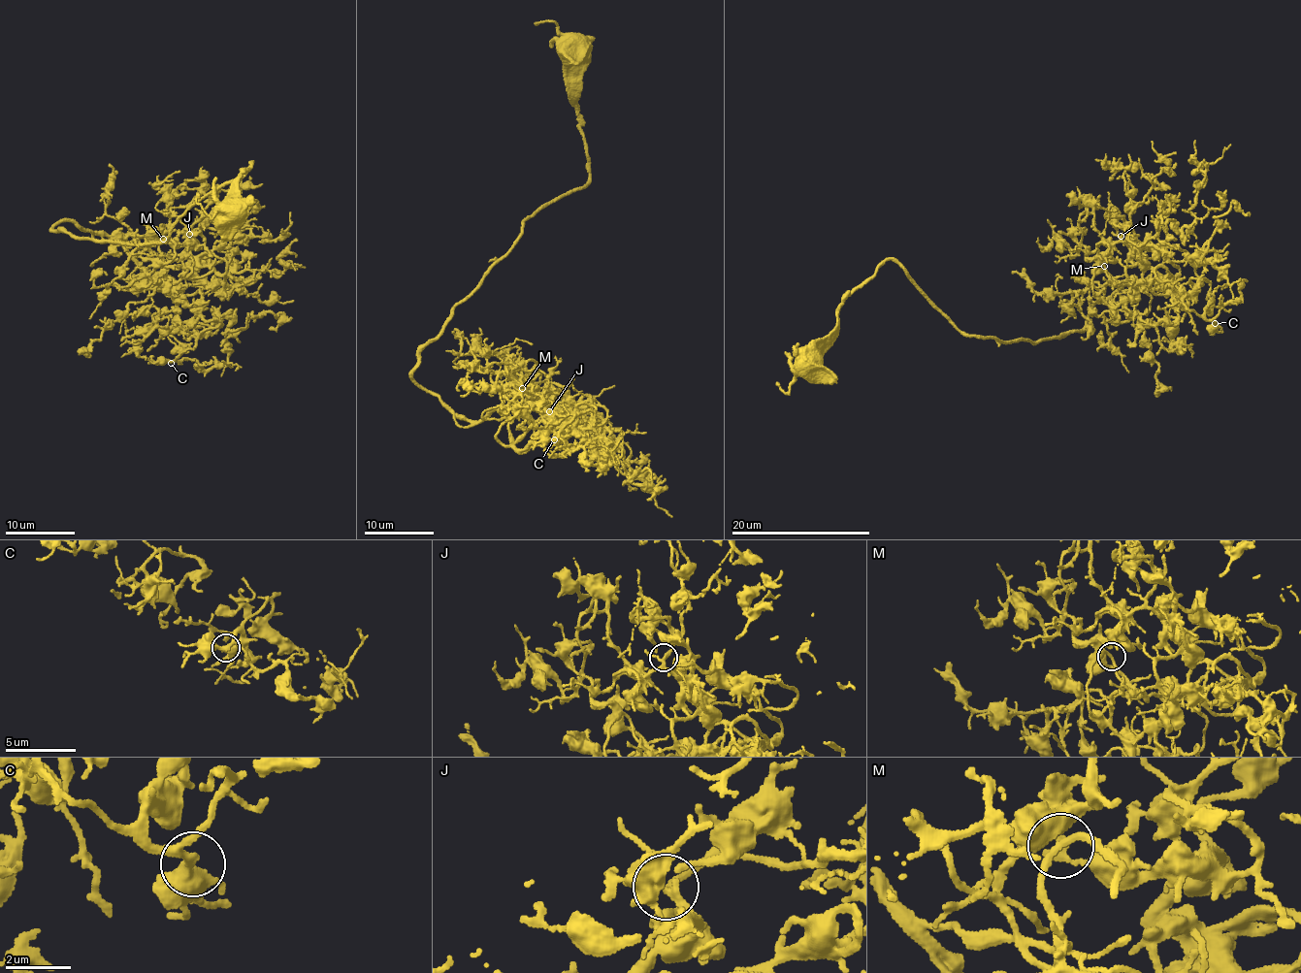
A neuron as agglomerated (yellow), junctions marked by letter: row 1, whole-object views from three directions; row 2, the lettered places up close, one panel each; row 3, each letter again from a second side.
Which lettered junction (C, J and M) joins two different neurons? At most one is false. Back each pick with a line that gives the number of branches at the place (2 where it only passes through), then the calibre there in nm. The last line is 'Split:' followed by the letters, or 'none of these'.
Split: none of these

